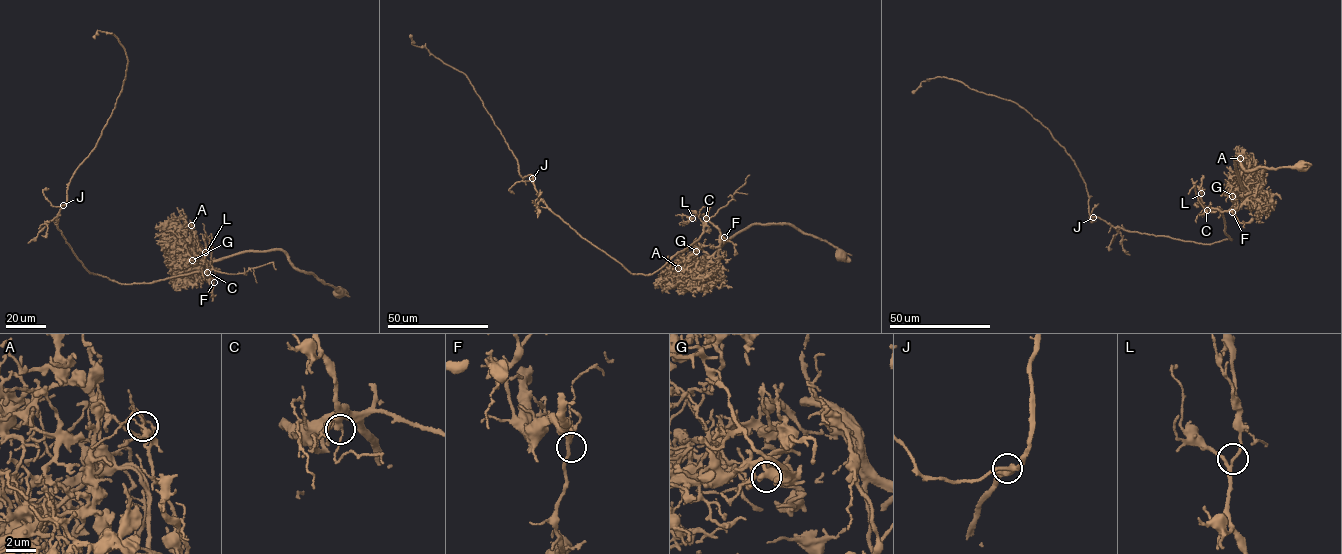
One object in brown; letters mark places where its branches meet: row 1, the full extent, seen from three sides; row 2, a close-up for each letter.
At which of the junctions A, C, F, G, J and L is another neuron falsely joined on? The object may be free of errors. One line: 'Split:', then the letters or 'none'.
Split: A

